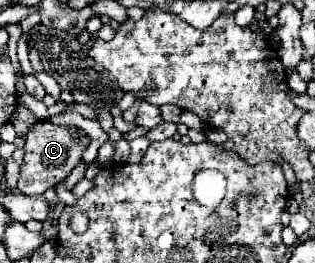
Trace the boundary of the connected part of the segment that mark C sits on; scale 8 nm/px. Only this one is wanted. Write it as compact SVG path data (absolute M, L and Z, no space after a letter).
M39 121L25 137L25 159L21 165L21 177L17 189L23 195L41 195L47 189L53 189L61 179L65 179L75 165L81 163L81 155L87 149L73 133L81 131L79 127L53 127L49 121Z

